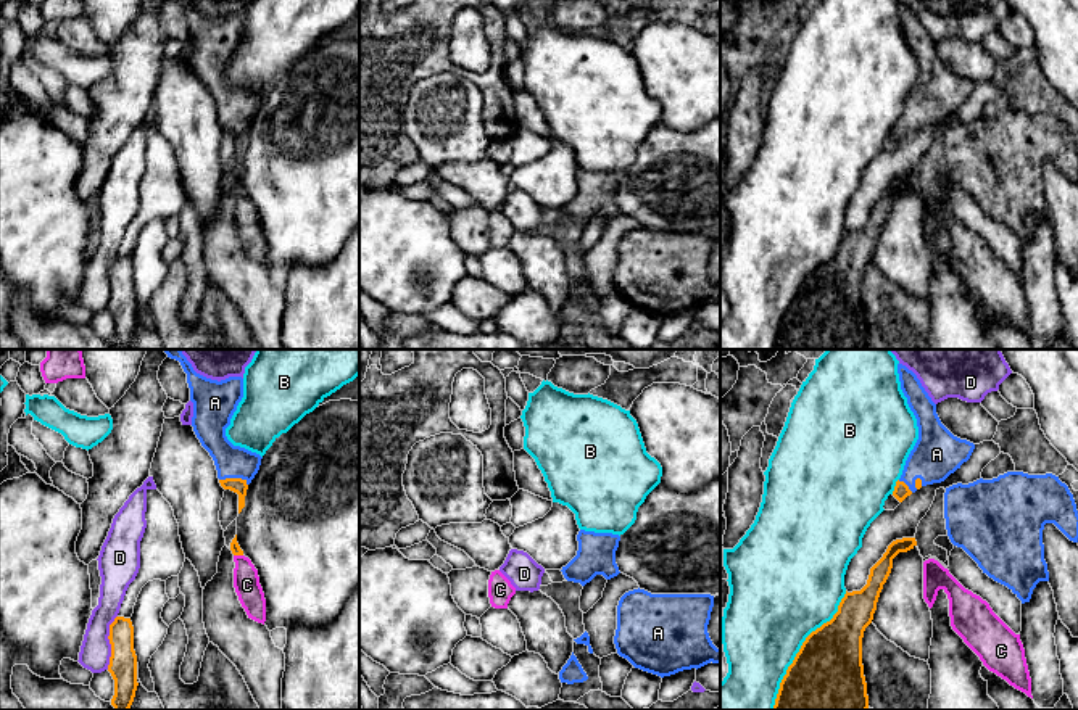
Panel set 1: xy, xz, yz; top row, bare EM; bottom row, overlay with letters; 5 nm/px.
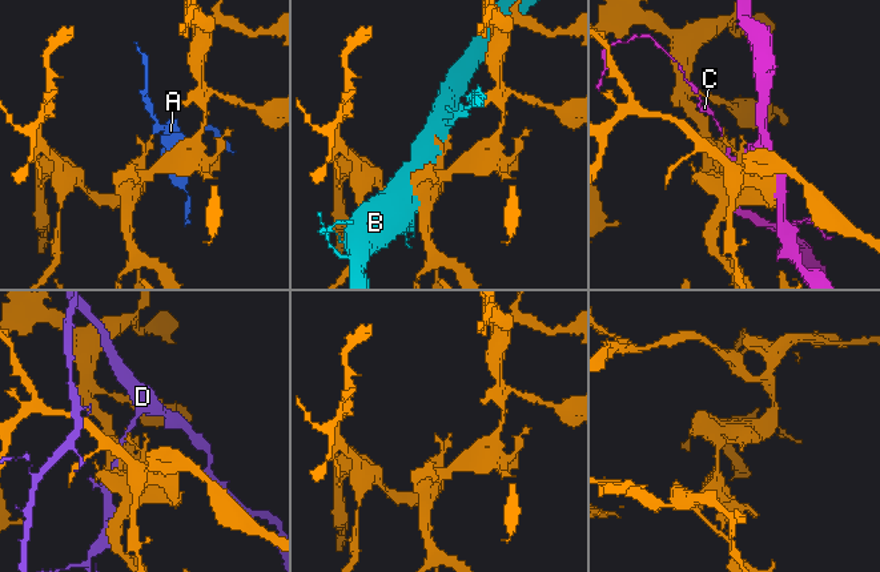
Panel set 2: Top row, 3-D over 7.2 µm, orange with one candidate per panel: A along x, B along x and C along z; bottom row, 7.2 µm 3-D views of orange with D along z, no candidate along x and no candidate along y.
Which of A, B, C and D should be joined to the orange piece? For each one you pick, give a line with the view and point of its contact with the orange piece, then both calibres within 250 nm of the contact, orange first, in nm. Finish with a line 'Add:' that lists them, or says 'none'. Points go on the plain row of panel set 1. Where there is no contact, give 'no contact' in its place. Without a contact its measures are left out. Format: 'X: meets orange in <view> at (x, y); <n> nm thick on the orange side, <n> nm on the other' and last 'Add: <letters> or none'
A: meets orange in xy at (234, 118); 80 nm thick on the orange side, 160 nm on the other
Add: A

